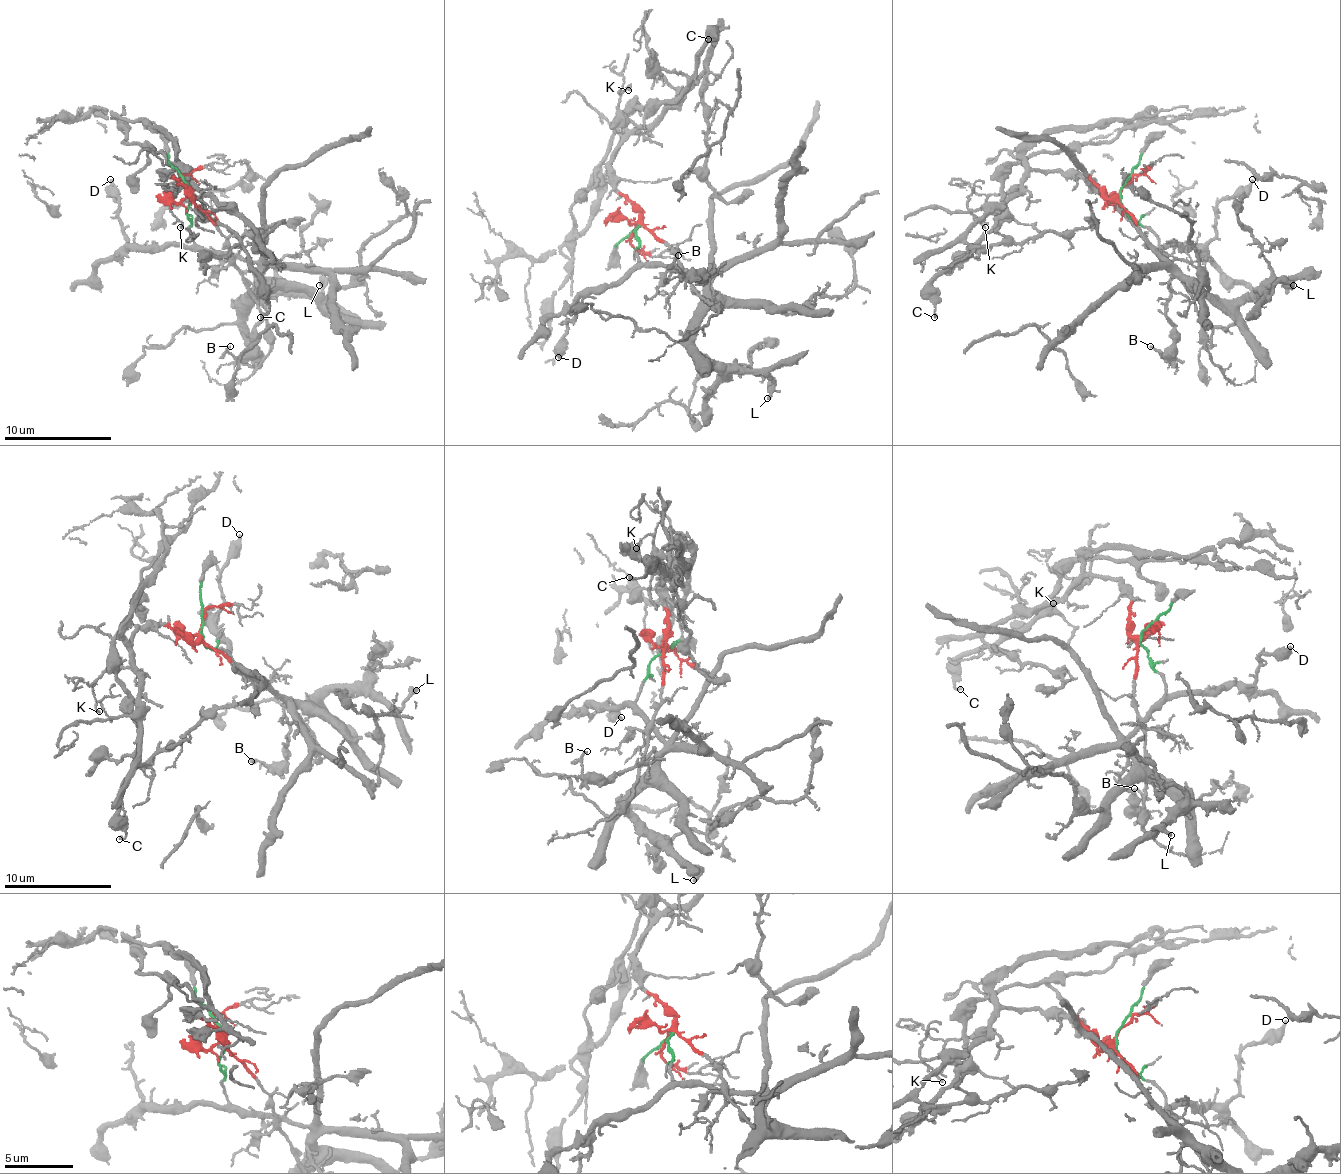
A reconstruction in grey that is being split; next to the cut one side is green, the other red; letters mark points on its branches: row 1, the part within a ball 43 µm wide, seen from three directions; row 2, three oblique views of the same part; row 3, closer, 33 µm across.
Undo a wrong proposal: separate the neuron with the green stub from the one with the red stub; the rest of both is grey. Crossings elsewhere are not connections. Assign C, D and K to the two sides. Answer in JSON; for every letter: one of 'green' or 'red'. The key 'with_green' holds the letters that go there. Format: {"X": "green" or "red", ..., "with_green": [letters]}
{"C": "red", "D": "green", "K": "red", "with_green": ["D"]}

